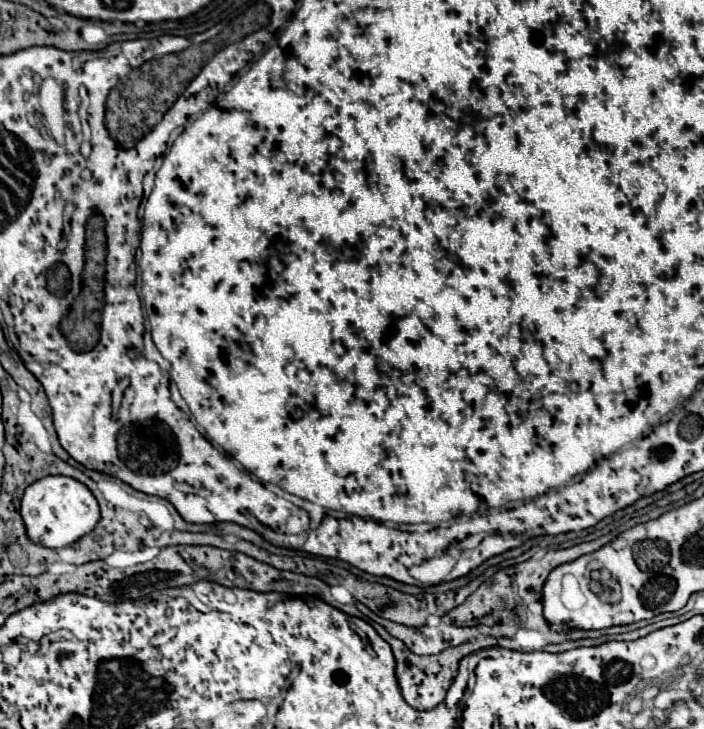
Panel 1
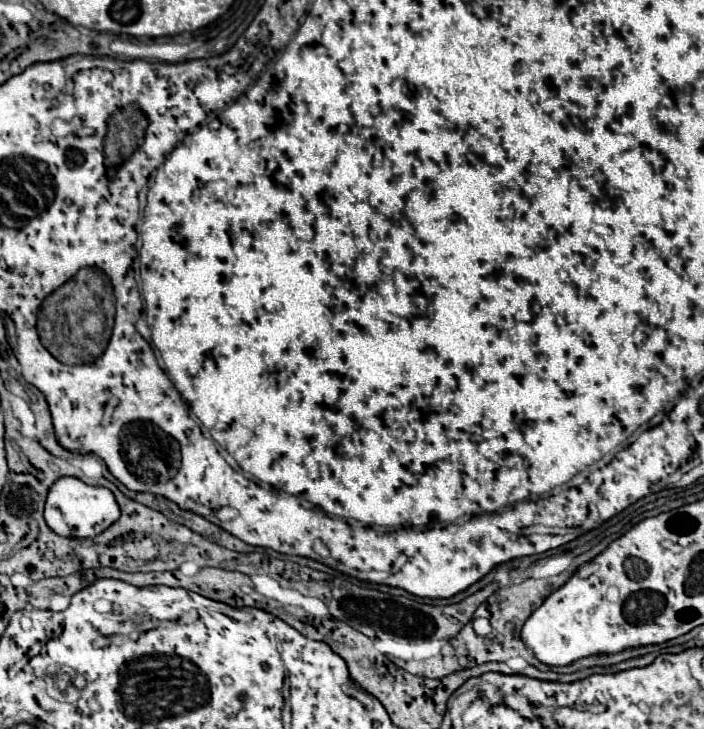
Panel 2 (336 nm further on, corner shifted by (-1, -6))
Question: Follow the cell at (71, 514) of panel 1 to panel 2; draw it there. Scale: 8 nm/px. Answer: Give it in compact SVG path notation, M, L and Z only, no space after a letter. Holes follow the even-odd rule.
M60 477L48 491L44 519L60 537L96 537L120 517L114 495L104 487L92 487L76 477Z

